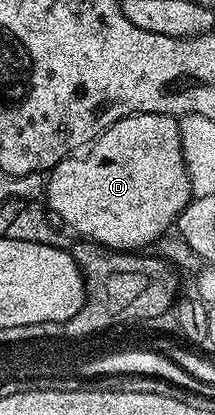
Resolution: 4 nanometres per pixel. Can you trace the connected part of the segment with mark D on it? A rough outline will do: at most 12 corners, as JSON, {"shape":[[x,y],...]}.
{"shape":[[118,120],[47,175],[80,238],[140,252],[192,201],[180,124]]}

